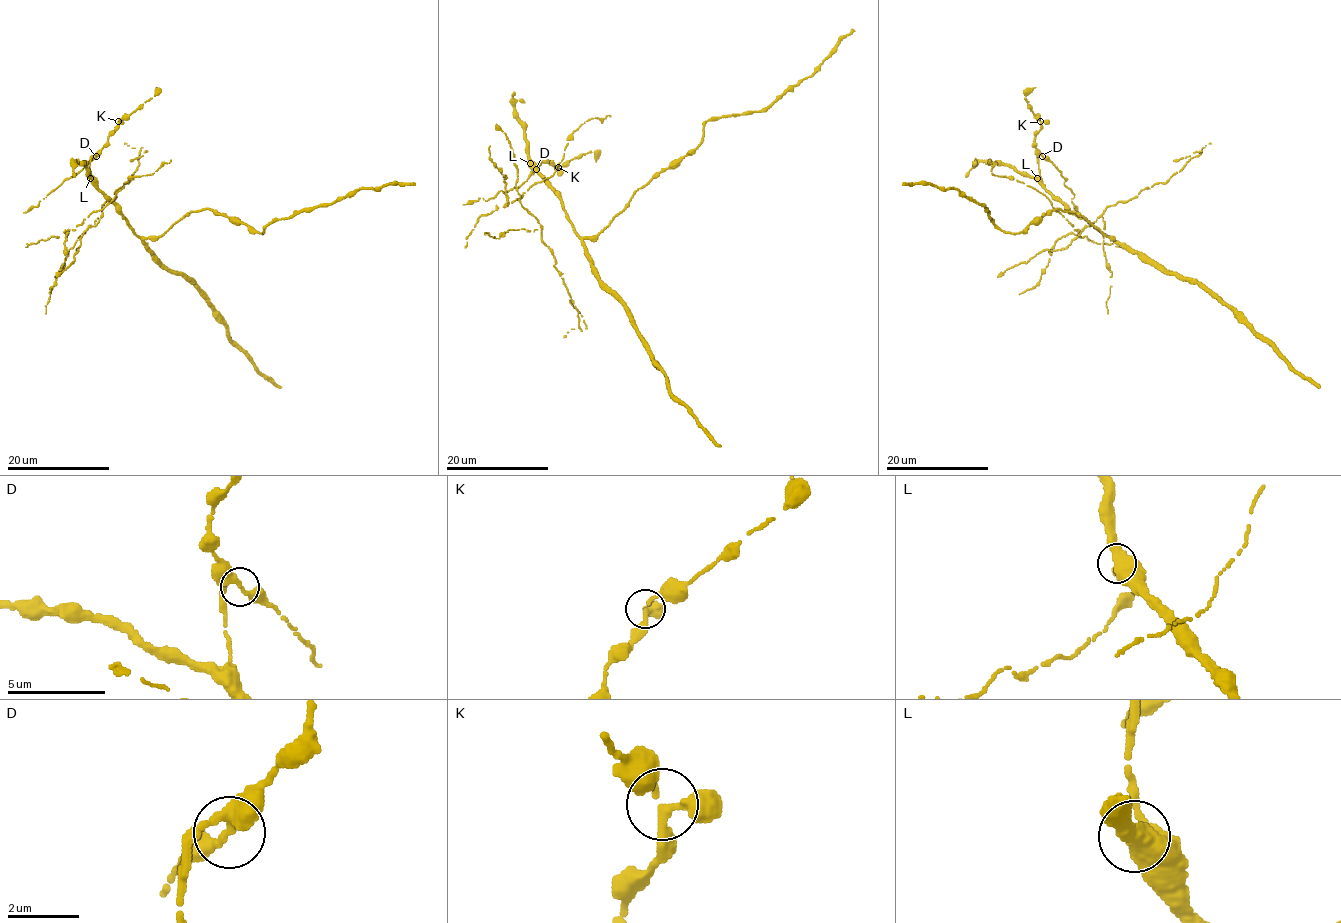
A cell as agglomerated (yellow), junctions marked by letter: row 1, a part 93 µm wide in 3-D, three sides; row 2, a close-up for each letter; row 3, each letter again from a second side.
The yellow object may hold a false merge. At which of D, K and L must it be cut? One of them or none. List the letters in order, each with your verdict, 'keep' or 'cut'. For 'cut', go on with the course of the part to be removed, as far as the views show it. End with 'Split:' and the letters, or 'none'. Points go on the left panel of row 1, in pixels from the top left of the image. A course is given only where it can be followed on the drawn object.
D: cut
K: keep
L: keep
Split: D

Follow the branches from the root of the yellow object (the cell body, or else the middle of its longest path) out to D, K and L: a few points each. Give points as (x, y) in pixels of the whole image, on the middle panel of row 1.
D: (596, 236), (578, 235), (563, 201), (528, 164), (536, 168)
K: (596, 236), (578, 235), (563, 201), (528, 164), (539, 166), (547, 161), (558, 167)
L: (596, 236), (578, 235), (563, 201), (530, 163)

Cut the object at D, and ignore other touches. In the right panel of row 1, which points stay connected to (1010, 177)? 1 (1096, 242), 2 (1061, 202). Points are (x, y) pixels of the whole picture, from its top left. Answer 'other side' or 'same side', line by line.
1: same side
2: other side

